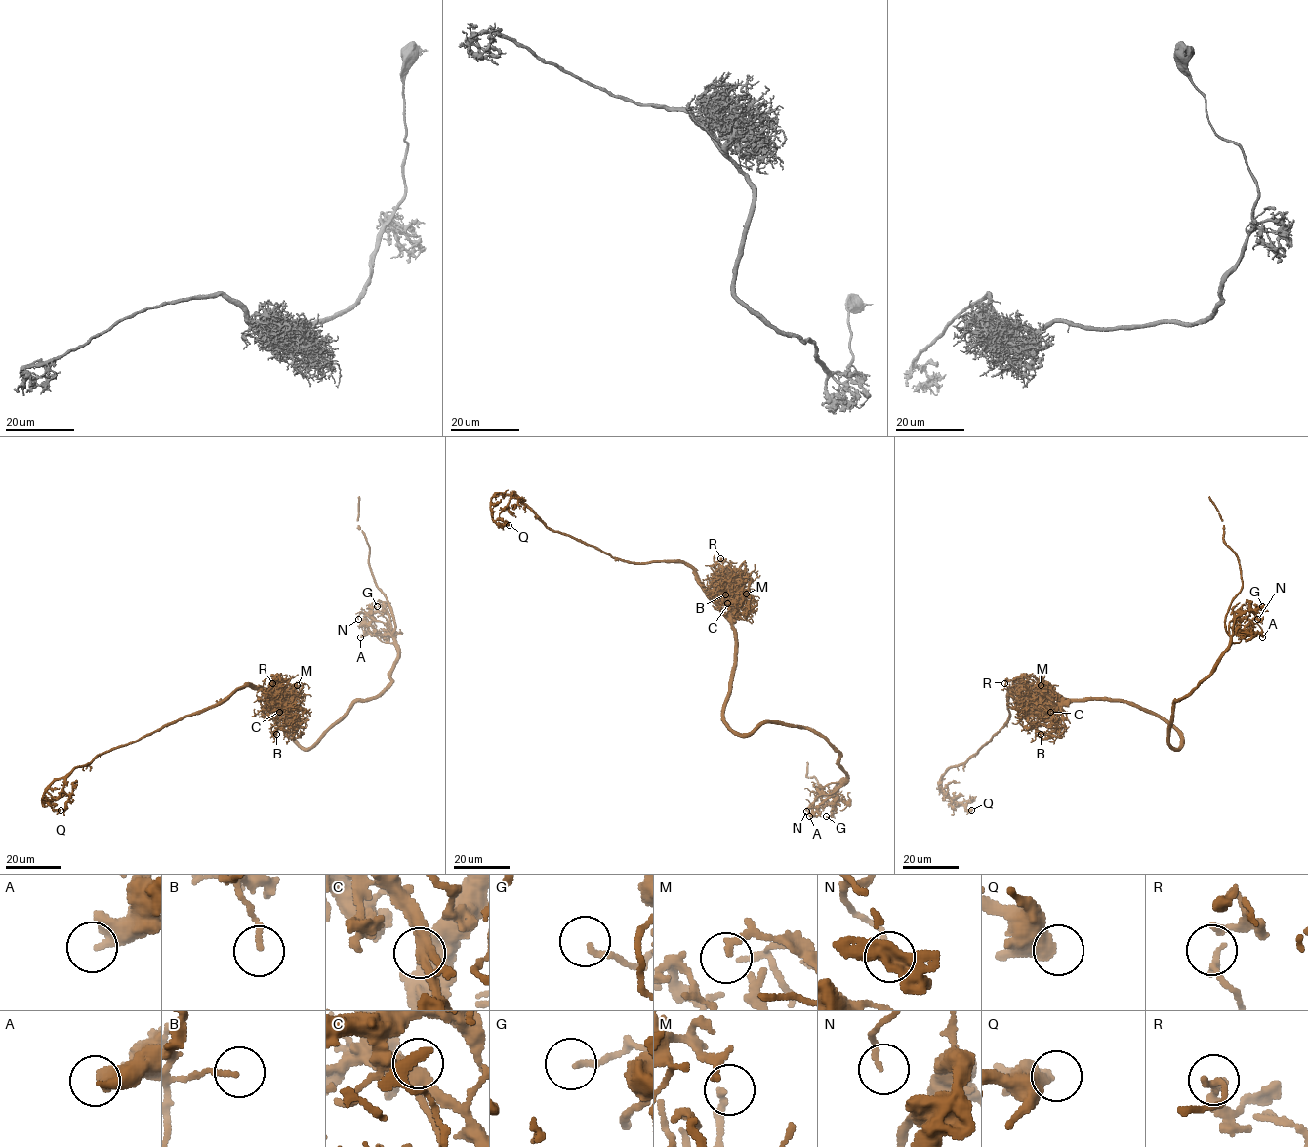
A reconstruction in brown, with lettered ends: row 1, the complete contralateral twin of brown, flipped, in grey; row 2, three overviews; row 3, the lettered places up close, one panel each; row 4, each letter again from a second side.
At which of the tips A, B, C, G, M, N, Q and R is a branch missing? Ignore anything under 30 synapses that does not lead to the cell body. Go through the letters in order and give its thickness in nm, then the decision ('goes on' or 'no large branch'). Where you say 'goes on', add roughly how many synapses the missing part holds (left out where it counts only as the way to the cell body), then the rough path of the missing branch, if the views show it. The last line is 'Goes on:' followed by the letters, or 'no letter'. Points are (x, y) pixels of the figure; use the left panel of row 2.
A: 320 nm thick; no large branch
B: 140 nm thick; no large branch
C: 420 nm thick; no large branch
G: 170 nm thick; no large branch
M: 140 nm thick; no large branch
N: 150 nm thick; no large branch
Q: 550 nm thick; no large branch
R: 180 nm thick; no large branch
Goes on: no letter

